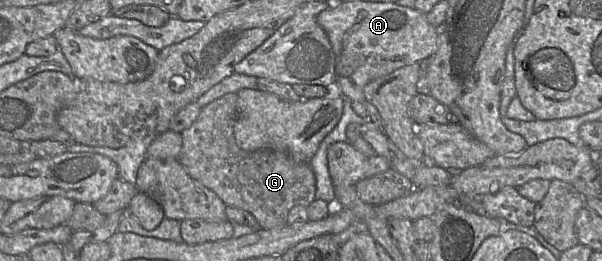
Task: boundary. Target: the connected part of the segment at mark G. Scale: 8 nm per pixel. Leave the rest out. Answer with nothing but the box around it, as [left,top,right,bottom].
[178,93,316,230]

